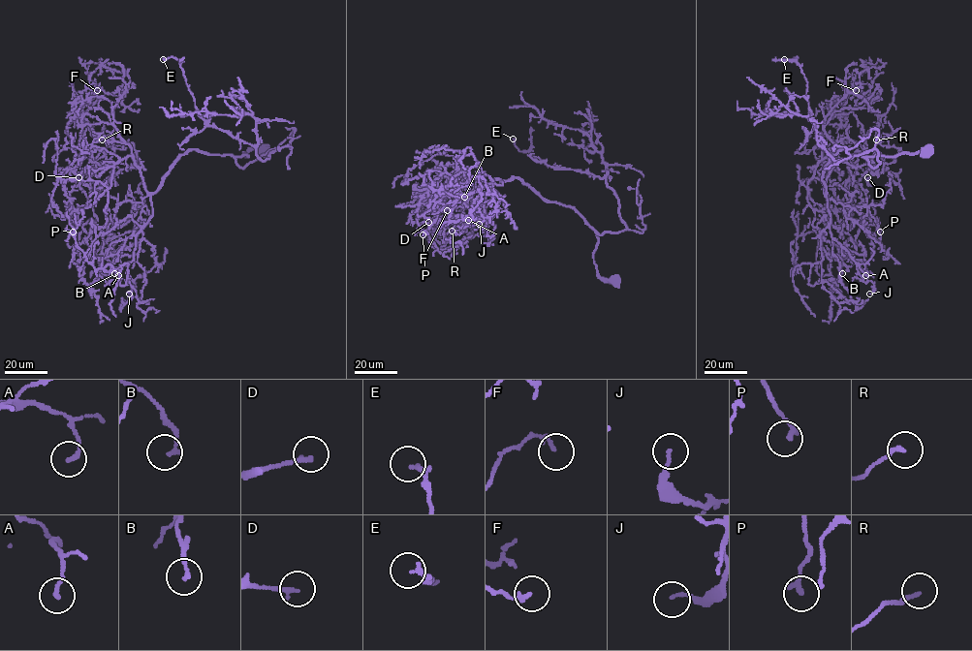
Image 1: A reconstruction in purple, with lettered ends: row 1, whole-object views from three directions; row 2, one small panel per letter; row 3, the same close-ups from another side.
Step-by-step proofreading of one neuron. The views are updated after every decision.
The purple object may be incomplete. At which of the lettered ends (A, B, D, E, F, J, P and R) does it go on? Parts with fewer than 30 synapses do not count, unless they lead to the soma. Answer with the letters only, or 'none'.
none

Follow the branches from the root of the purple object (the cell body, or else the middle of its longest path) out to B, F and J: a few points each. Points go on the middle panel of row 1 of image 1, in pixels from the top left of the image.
B: (614, 281), (598, 273), (598, 238), (585, 220), (543, 200), (519, 177), (464, 197)
F: (614, 281), (598, 273), (585, 220), (519, 177), (429, 187), (423, 197), (447, 210)
J: (614, 281), (598, 273), (598, 238), (585, 220), (519, 177), (492, 184), (505, 210), (479, 224)

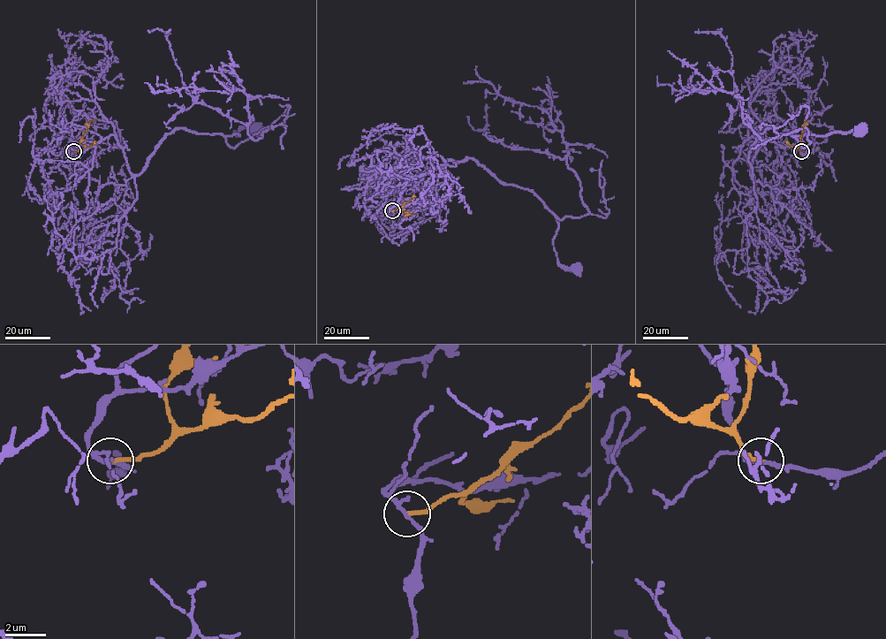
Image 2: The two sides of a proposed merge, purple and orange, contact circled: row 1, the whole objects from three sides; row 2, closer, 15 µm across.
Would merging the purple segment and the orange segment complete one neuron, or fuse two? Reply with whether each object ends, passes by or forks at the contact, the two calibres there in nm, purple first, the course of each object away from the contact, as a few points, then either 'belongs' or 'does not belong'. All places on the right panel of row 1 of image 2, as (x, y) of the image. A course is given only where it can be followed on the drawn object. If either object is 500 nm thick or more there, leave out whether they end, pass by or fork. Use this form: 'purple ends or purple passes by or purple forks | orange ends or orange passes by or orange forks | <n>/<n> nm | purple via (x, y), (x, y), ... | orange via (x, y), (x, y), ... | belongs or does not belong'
purple passes by | orange ends | 180/190 nm | purple via (801, 151), (789, 123), (769, 116), (761, 122), (750, 174), (748, 153), (766, 130), (821, 136), (859, 132) | orange via (801, 151), (798, 148), (803, 125), (806, 122), (804, 119) | does not belong

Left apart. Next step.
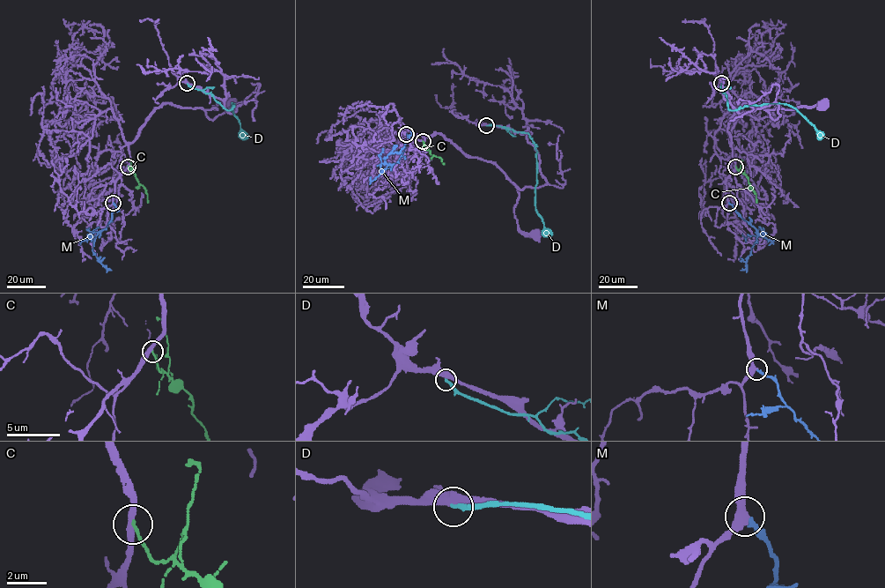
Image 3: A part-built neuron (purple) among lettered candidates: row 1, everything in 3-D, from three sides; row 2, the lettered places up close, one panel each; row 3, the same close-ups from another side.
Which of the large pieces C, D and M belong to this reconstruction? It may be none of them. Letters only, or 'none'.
M

